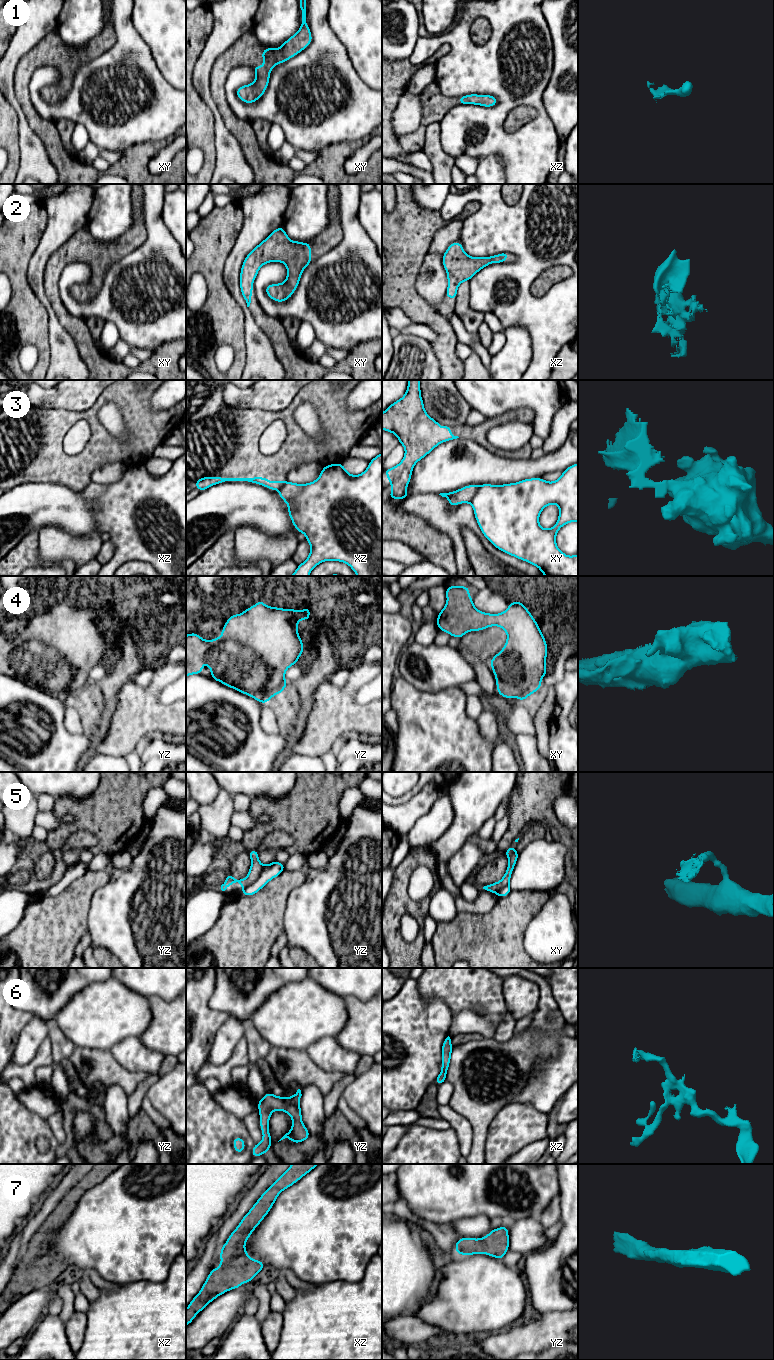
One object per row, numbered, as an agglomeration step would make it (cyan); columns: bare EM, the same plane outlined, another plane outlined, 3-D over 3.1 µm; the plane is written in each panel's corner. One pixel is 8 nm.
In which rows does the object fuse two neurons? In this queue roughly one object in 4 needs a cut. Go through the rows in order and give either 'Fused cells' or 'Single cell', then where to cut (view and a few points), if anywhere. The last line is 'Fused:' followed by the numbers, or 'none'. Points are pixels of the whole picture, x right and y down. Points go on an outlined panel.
1: Single cell. No split
2: Single cell. No split
3: Fused cells. Split along xy (479, 485), (470, 503)
4: Single cell. No split
5: Fused cells. Split along yz (263, 866), (259, 876), (243, 890)
6: Single cell. No split
7: Single cell. No split
Fused: 3, 5

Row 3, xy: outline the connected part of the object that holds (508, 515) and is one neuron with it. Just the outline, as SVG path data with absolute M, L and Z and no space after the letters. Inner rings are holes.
M578 463L565 469L554 482L548 482L542 478L530 478L498 486L479 485L470 504L474 509L476 521L483 535L497 549L537 566L545 576L578 576L578 554L568 556L556 544L556 535L559 529L567 523L578 522ZM550 504L556 504L559 507L559 517L552 528L544 529L539 524L539 516L542 510Z

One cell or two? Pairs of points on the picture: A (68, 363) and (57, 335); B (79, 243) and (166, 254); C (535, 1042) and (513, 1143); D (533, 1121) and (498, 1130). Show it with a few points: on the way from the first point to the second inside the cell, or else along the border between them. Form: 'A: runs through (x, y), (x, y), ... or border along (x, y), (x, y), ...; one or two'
A: runs through (65, 356), (60, 342); one
B: border along (147, 231), (146, 238), (139, 245), (113, 263); two
C: border along (512, 1102), (505, 1105), (494, 1118); two
D: runs through (524, 1125), (516, 1125), (511, 1130), (507, 1130); one

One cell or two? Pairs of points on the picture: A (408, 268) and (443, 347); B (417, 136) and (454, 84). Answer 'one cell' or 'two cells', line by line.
A: one cell
B: two cells

